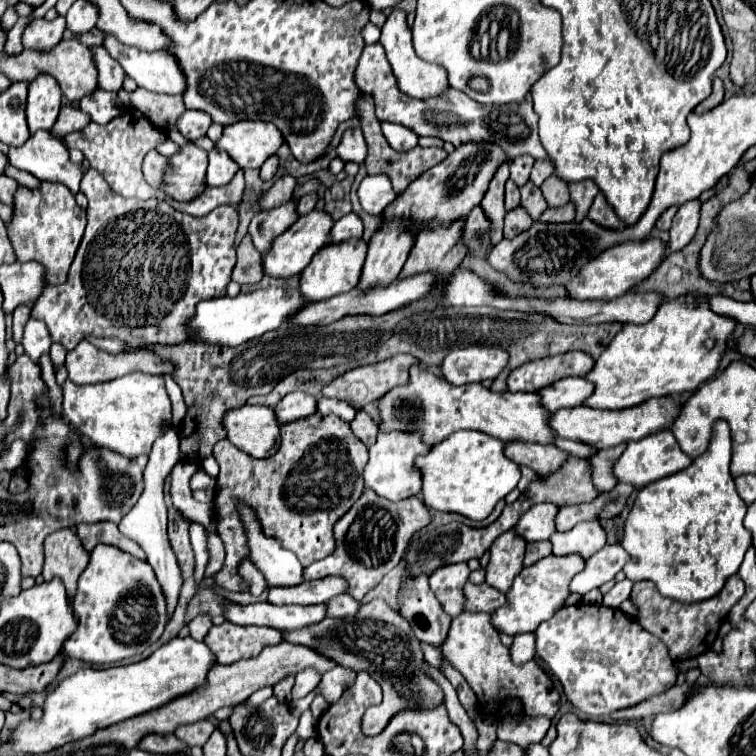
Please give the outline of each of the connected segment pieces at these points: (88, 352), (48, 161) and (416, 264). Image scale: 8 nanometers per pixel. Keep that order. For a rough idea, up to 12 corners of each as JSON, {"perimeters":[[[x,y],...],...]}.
{"perimeters":[[[80,341],[66,355],[70,381],[102,383],[174,365],[152,351],[106,353]],[[36,131],[8,149],[14,167],[78,193],[80,165],[64,143]],[[464,219],[418,231],[398,277],[454,271],[466,255]]]}

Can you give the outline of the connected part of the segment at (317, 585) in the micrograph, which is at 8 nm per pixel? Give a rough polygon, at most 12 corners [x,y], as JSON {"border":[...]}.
{"border":[[340,577],[272,587],[274,605],[314,605],[346,593]]}

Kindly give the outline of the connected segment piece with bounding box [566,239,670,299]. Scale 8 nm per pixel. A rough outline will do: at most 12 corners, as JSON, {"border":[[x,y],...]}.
{"border":[[662,239],[600,253],[566,289],[616,299],[666,259]]}

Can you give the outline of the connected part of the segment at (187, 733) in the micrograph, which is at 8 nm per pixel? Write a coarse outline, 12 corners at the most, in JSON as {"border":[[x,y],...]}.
{"border":[[196,721],[174,731],[188,747],[202,745],[214,733],[210,721]]}

